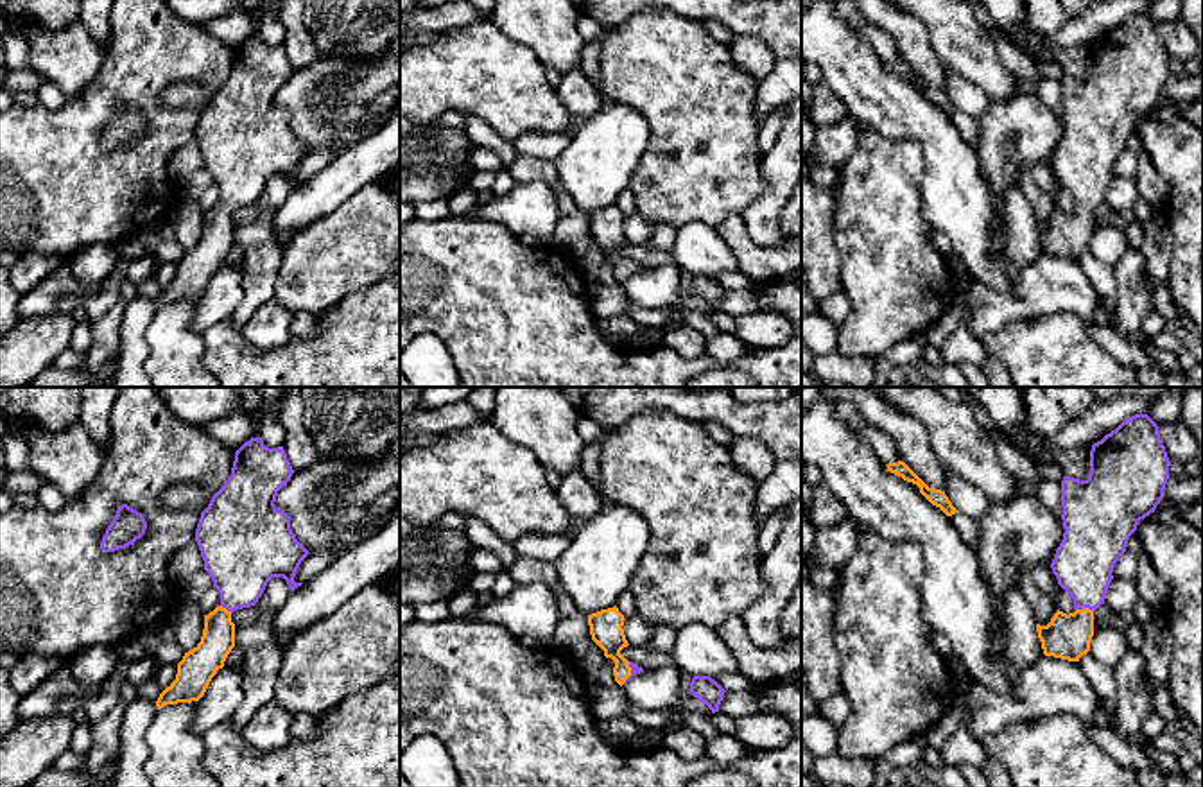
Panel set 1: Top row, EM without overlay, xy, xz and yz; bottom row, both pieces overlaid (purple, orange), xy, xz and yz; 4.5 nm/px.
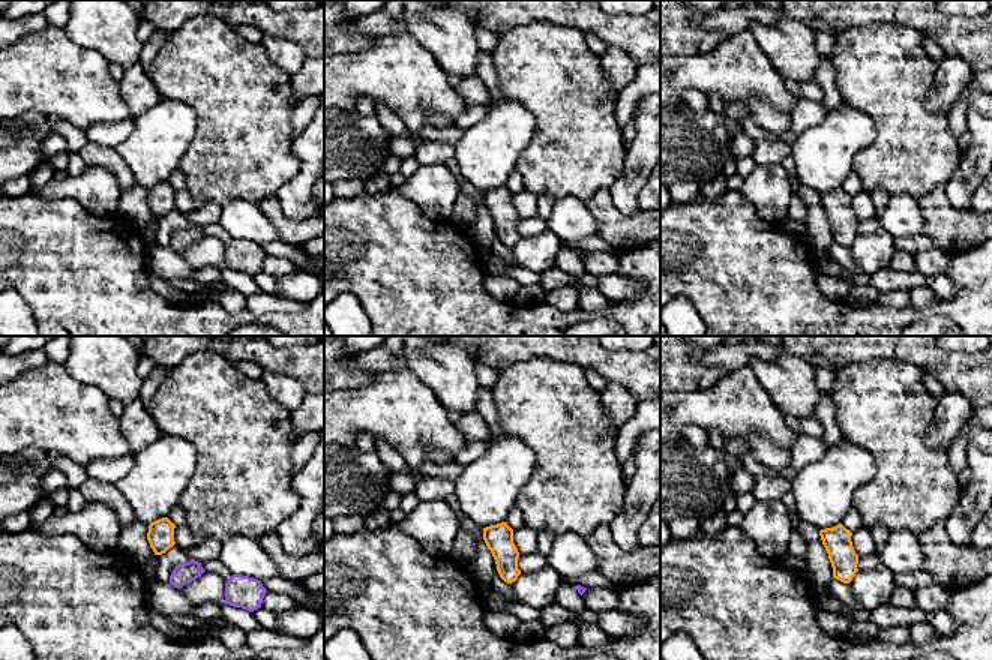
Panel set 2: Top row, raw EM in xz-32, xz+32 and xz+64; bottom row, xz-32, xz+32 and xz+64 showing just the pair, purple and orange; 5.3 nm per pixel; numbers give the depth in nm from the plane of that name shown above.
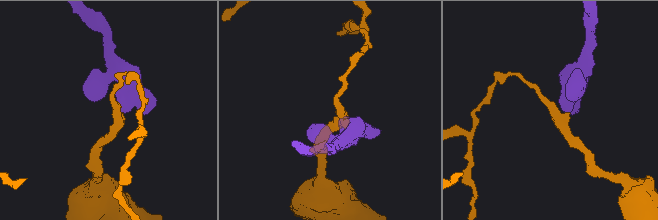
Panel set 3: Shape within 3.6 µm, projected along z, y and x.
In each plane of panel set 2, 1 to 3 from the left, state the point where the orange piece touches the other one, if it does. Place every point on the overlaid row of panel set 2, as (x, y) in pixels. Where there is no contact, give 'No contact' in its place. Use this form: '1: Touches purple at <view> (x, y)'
1: No contact
2: No contact
3: No contact

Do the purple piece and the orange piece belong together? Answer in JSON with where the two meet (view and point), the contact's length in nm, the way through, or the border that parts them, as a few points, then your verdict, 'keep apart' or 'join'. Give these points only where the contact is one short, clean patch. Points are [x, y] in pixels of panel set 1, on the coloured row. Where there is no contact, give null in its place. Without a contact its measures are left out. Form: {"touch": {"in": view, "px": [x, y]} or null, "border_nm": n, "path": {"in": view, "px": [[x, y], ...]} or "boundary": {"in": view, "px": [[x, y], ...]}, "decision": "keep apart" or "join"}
{"touch": {"in": "yz", "px": [1085, 606]}, "border_nm": 80, "path": {"in": "yz", "px": [[1083, 563], [1085, 606], [1081, 622], [1067, 637]]}, "decision": "join"}

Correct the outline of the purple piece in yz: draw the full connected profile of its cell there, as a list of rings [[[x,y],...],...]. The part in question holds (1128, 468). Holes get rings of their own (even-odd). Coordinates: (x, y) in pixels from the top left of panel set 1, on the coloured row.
[[[1135,414],[1092,445],[1086,480],[1063,477],[1061,520],[1065,532],[1051,568],[1058,584],[1074,599],[1076,611],[1067,615],[1058,610],[1047,626],[1036,624],[1045,656],[1079,662],[1090,651],[1094,611],[1104,604],[1113,566],[1126,552],[1129,536],[1164,498],[1169,466],[1158,425],[1147,414]]]

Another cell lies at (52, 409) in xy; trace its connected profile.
[[[0,387],[0,414],[50,432],[79,421],[82,387]]]

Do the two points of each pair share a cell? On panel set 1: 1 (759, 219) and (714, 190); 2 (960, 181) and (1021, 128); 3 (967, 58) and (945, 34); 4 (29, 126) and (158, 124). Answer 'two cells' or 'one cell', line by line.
1: two cells
2: two cells
3: one cell
4: one cell

